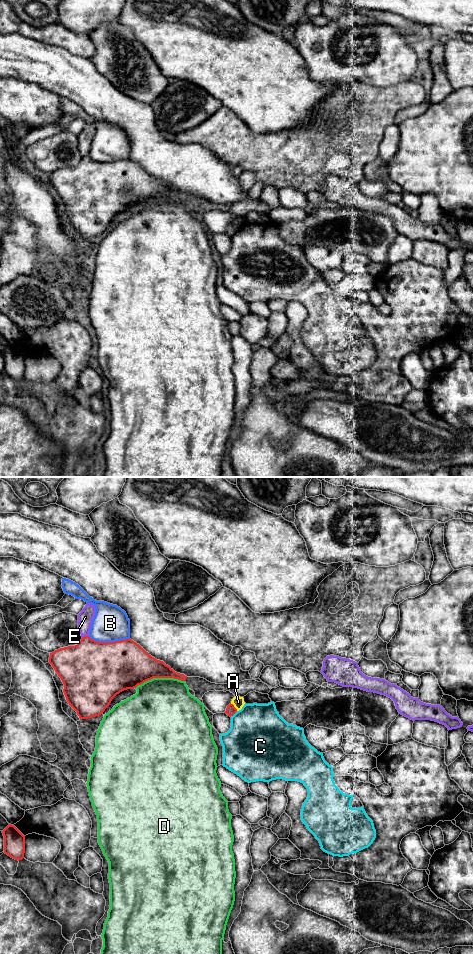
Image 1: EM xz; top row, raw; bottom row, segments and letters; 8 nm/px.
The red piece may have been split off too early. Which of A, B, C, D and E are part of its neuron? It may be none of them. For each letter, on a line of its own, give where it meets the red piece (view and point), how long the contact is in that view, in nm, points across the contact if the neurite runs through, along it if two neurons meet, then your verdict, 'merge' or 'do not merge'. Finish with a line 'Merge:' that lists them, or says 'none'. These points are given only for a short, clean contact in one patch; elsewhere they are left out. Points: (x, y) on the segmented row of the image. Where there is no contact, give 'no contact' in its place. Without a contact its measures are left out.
A: meets red in xz at (233, 706); contact 90 nm long; border along xz (230, 703), (237, 710); do not merge
B: meets red in xz at (109, 642); contact 340 nm long; do not merge
C: meets red in xz at (233, 714); contact 80 nm long; do not merge
D: meets red in xz at (159, 677); contact 400 nm long; do not merge
E: meets red in xz at (85, 636); contact 60 nm long; do not merge
Merge: none

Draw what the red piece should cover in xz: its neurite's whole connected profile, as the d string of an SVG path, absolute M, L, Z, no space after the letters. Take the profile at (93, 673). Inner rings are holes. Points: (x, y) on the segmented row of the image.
M82 637L75 646L60 648L50 653L49 662L64 684L64 695L80 719L101 715L120 692L134 689L153 678L174 678L185 681L187 676L175 672L157 660L133 640L97 642Z

